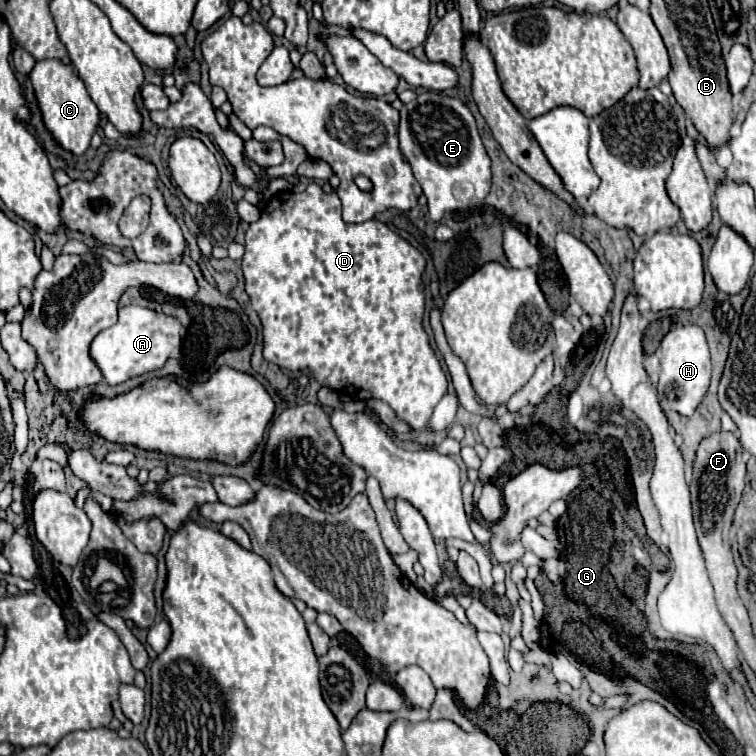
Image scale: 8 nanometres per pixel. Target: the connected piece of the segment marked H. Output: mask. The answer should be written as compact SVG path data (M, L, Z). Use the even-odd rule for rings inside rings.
M673 324L670 332L662 338L662 344L658 348L662 372L658 380L658 398L668 408L676 410L678 414L692 416L698 404L702 402L708 384L710 384L710 352L704 338L704 332L698 326L682 326Z

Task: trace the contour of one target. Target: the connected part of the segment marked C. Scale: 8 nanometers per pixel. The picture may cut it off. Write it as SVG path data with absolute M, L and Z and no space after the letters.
M58 58L52 60L38 60L30 72L30 80L44 116L46 128L52 132L52 136L58 140L60 146L74 154L84 154L90 146L90 138L98 126L100 112L96 104L90 100L84 82L76 74L72 64L66 64Z

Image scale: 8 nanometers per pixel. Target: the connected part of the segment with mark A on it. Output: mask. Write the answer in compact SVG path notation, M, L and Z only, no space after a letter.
M126 306L126 308L120 308L118 322L112 328L102 330L94 338L90 346L90 354L98 364L98 368L102 370L104 380L110 386L116 386L128 380L130 376L160 368L168 360L174 346L180 344L182 336L184 336L184 328L178 318L160 314L150 308L142 308L142 306Z

